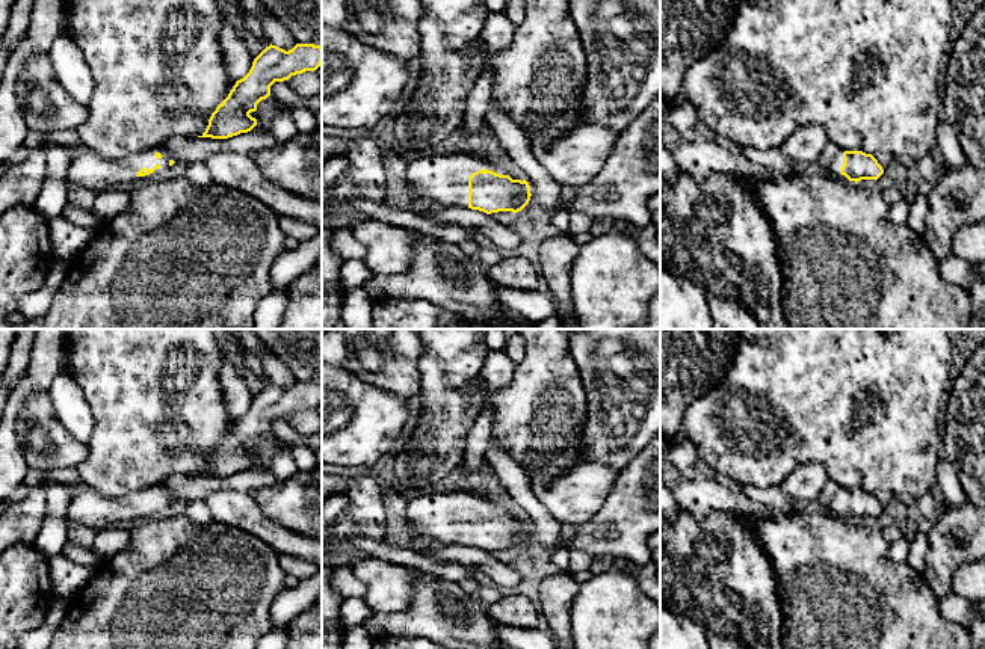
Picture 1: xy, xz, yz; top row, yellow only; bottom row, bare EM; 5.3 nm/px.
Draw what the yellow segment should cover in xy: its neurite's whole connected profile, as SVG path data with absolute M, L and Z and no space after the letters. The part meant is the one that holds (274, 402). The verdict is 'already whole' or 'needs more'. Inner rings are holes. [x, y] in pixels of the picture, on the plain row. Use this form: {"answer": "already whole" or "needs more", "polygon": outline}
{"answer": "already whole", "polygon": "M270 382L254 397L249 411L236 420L228 435L212 451L205 469L198 475L228 477L251 469L257 457L249 451L270 433L270 424L275 420L316 409L320 403L320 383L296 382L286 389Z"}

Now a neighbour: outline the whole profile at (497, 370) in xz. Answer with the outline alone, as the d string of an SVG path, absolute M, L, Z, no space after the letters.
M488 350L480 379L486 383L486 404L483 415L476 420L467 435L462 463L467 472L476 472L486 462L485 454L492 438L492 401L494 395L509 383L514 376L515 362L505 350Z

